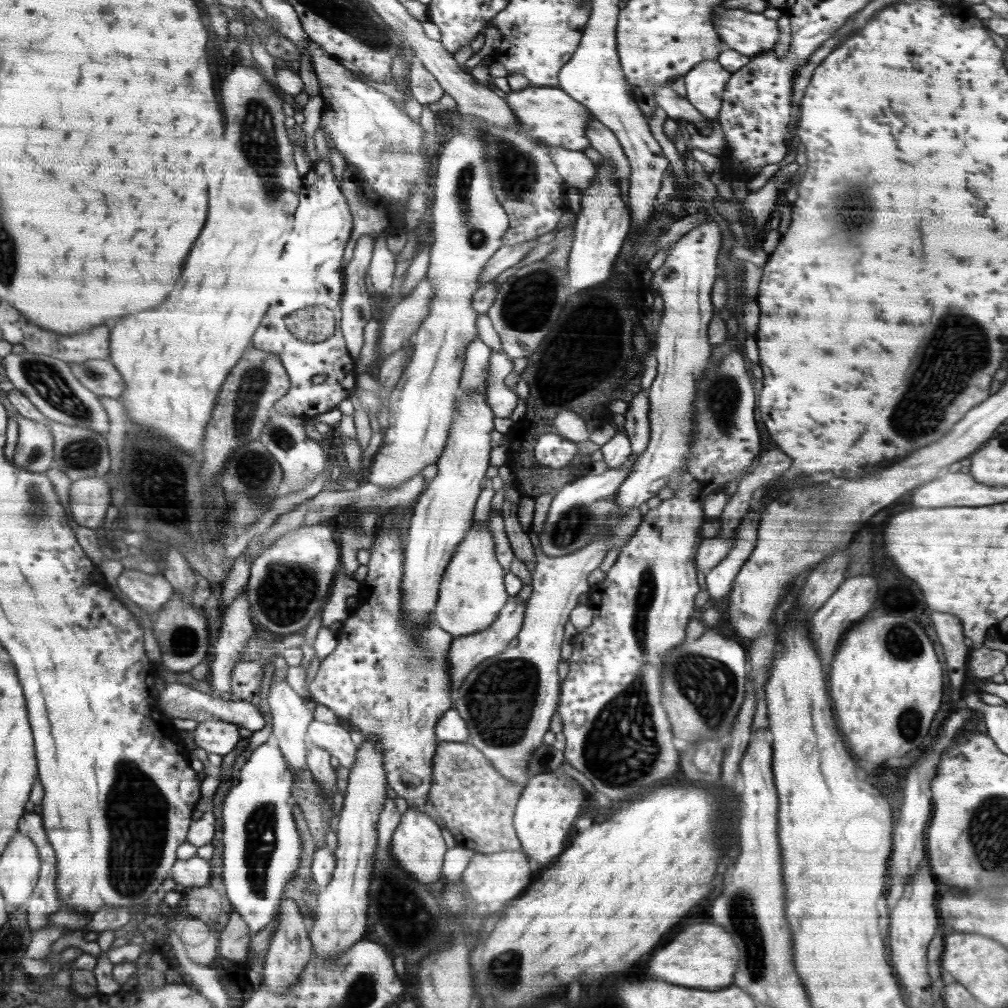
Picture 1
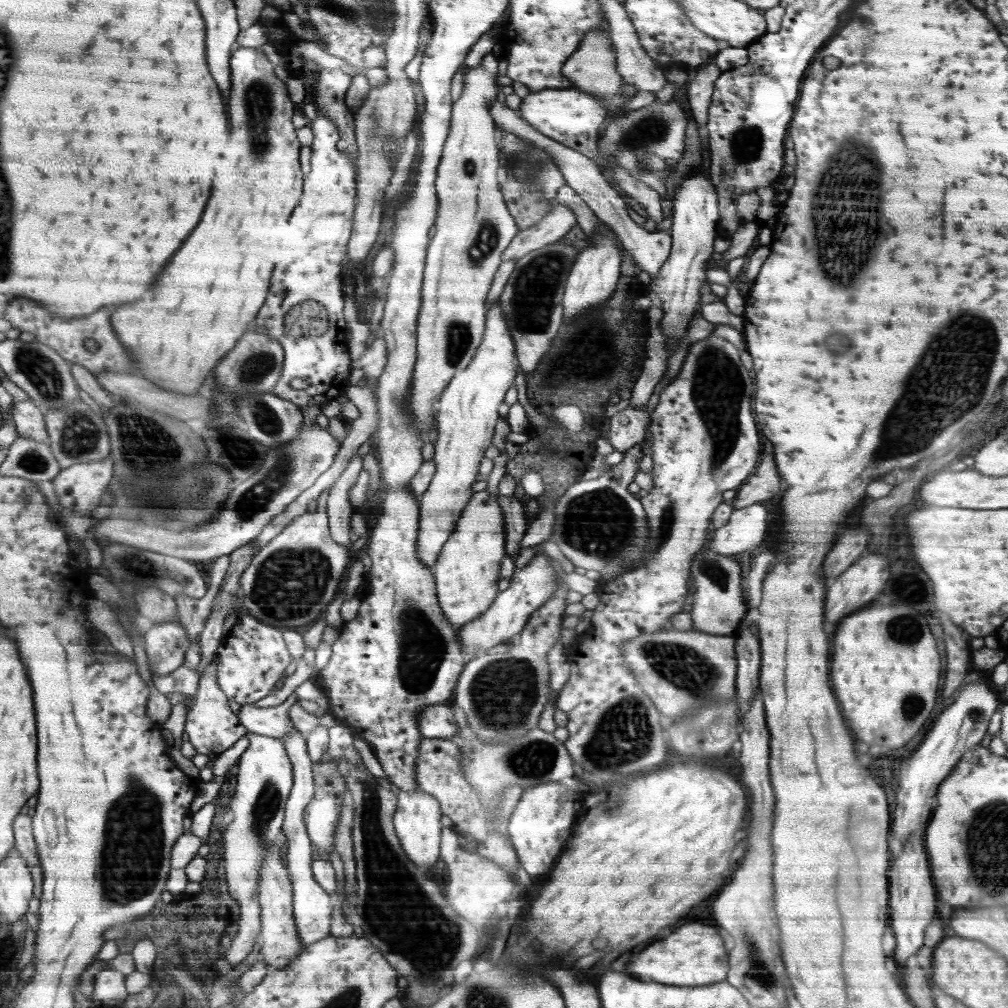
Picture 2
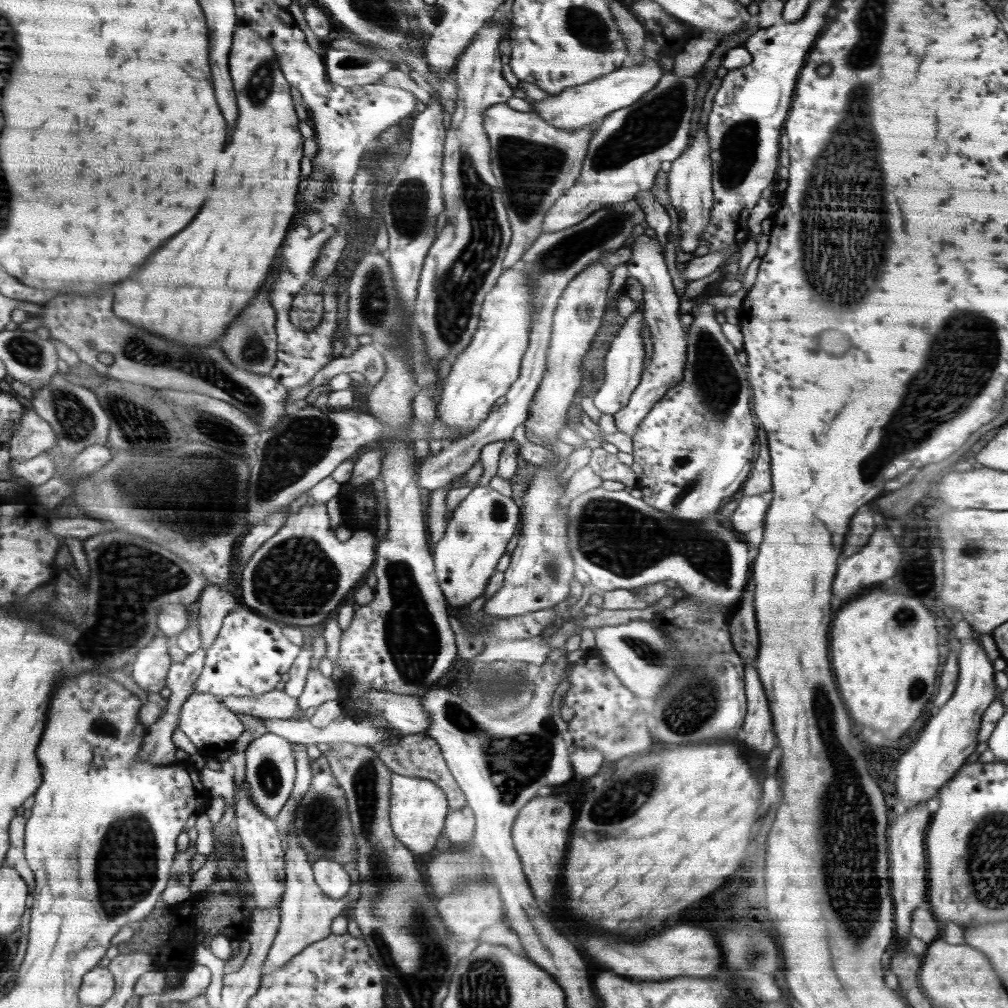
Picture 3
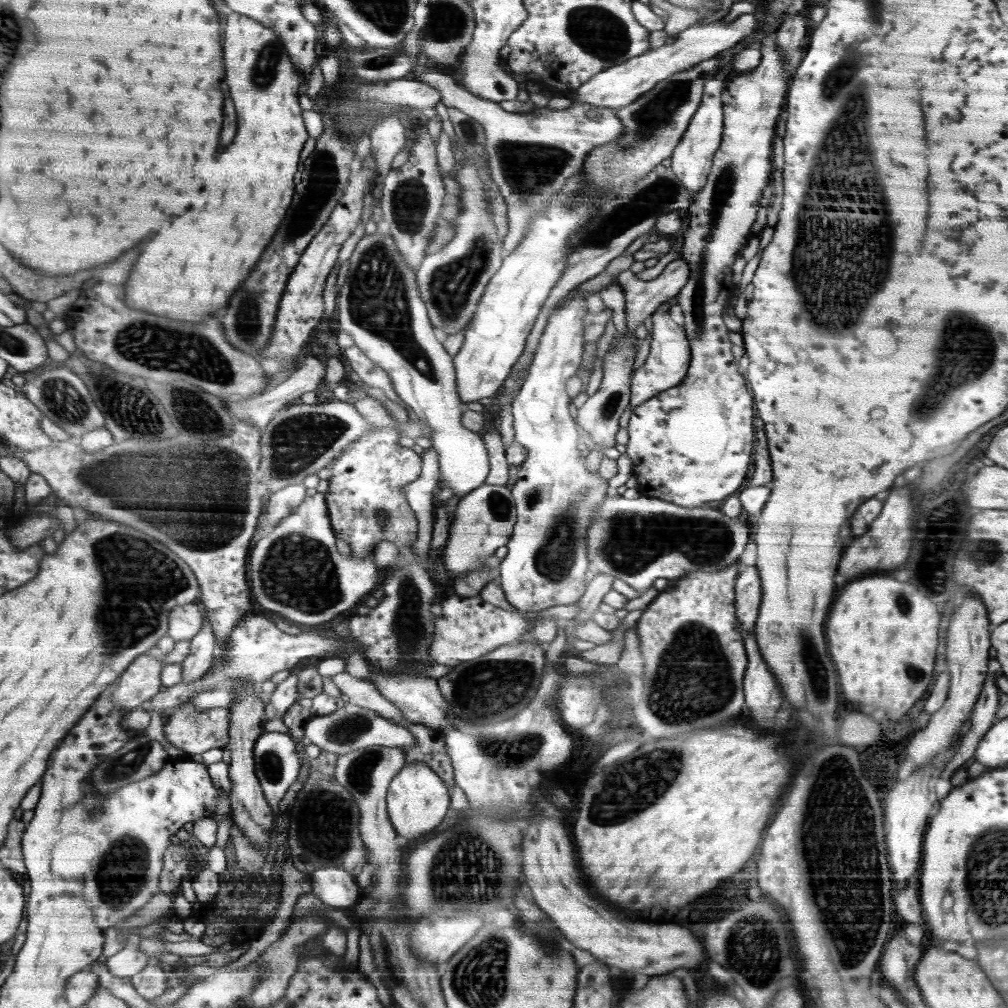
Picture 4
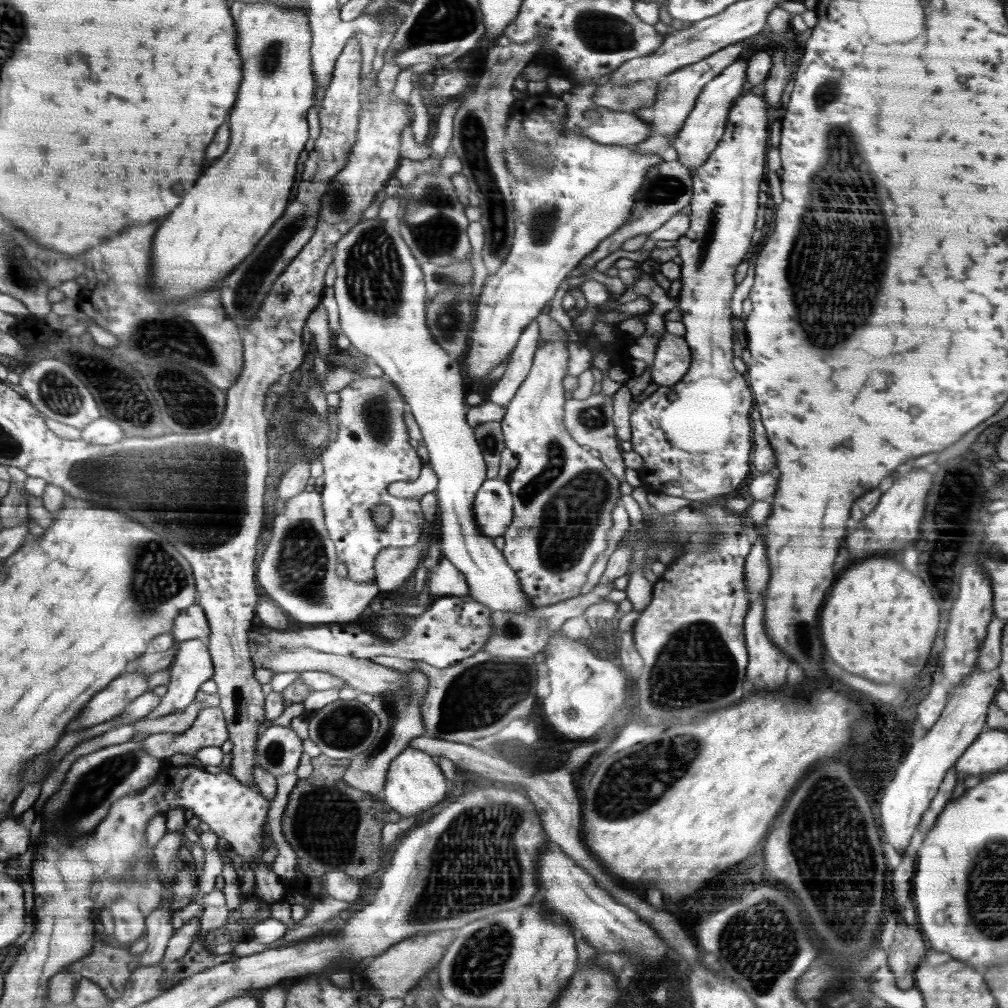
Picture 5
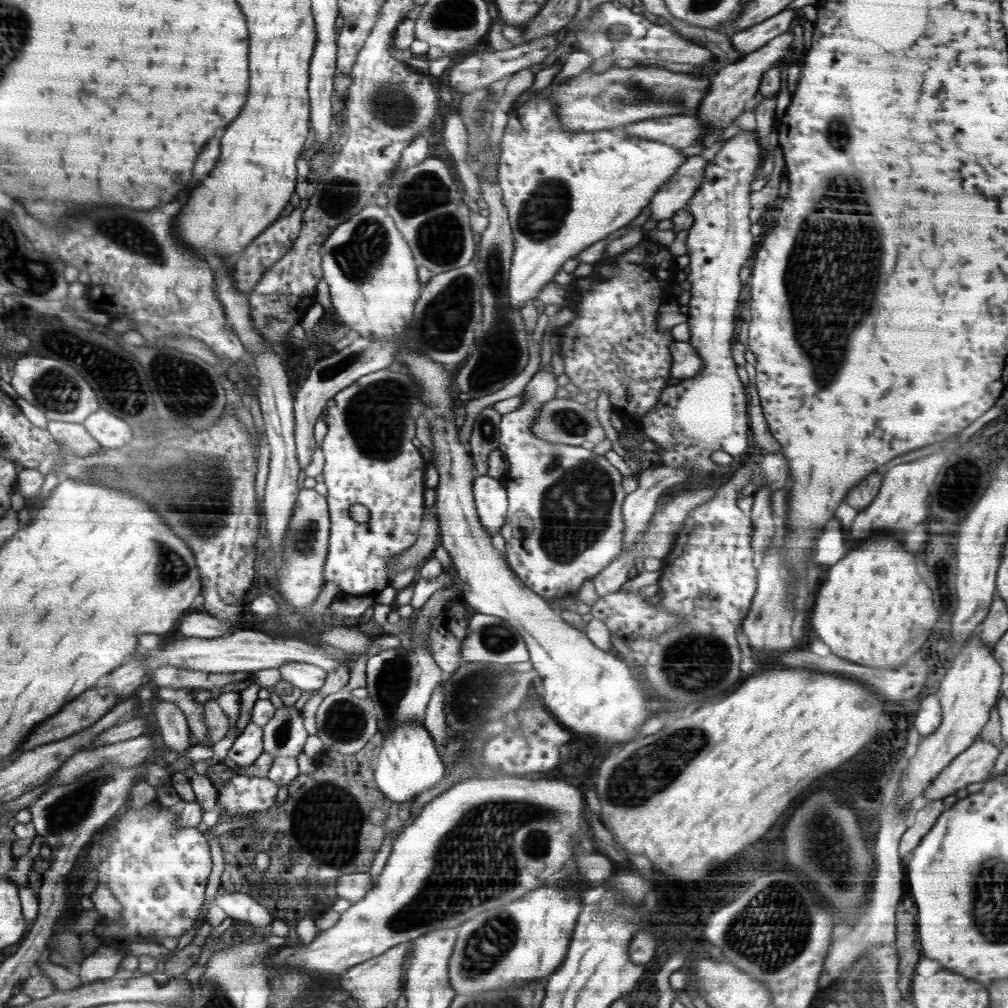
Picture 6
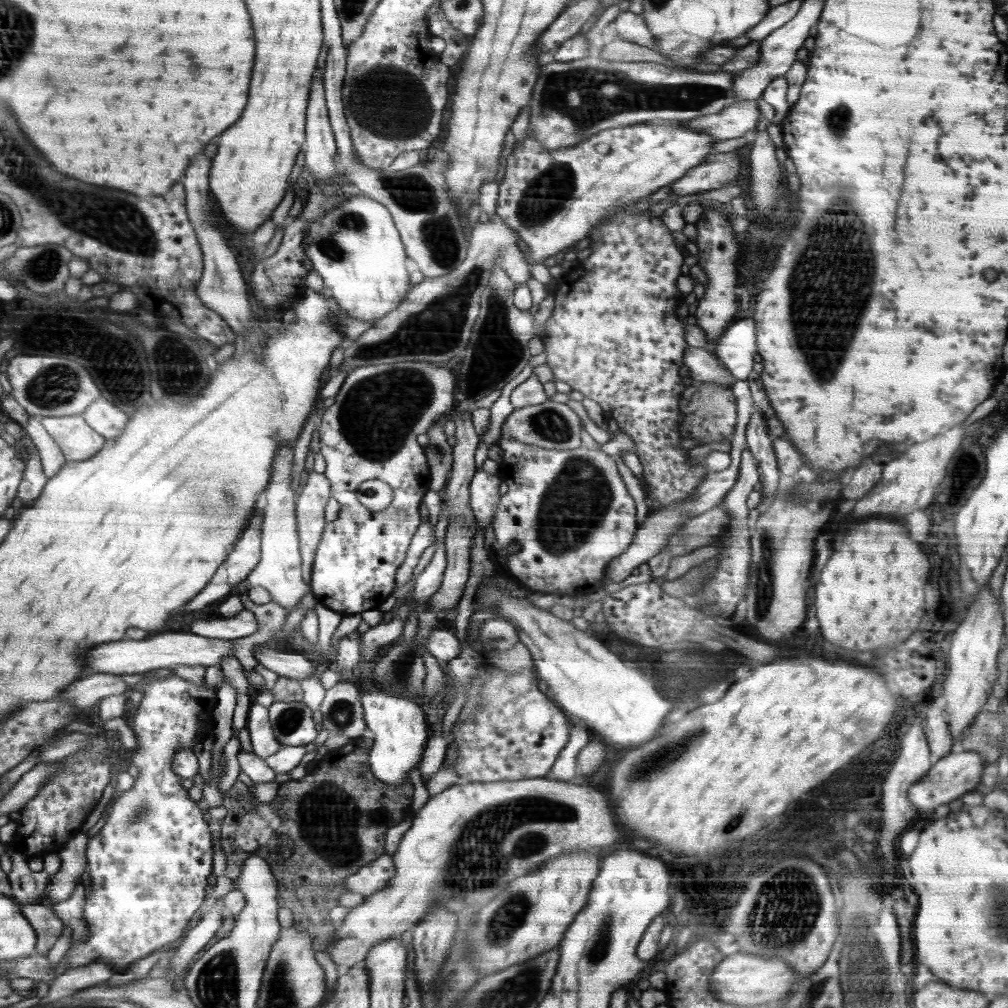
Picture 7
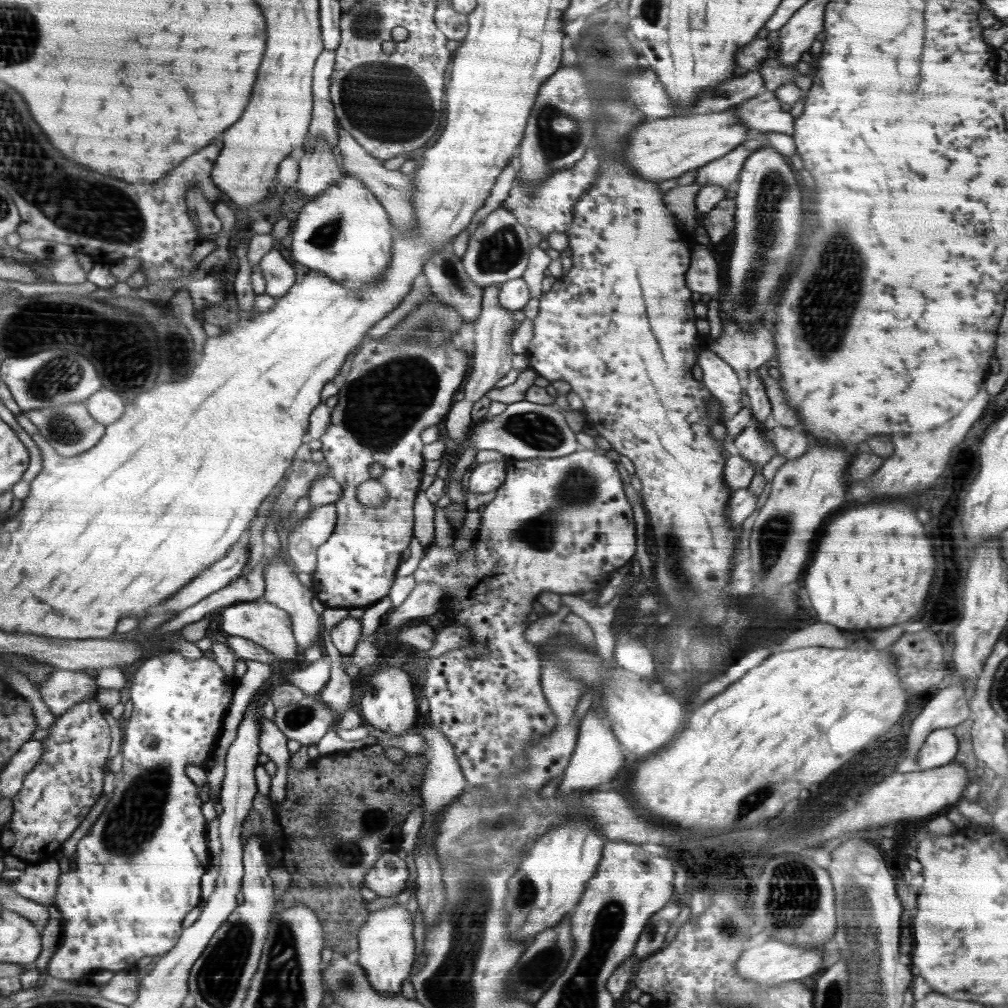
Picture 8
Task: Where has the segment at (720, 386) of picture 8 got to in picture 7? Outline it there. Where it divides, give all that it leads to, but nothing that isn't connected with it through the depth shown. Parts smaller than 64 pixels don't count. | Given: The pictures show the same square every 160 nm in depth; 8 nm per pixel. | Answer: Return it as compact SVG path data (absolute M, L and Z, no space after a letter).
M690 347L685 350L684 364L688 366L690 376L703 383L714 383L732 388L736 378L714 355L705 348Z

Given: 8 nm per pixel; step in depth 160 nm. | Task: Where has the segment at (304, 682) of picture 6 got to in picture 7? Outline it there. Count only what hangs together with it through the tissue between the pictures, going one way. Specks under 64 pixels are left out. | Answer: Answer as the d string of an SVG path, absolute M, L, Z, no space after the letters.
M258 647L253 651L256 660L264 668L276 672L279 676L300 681L312 676L314 666L299 652L285 653L274 649Z

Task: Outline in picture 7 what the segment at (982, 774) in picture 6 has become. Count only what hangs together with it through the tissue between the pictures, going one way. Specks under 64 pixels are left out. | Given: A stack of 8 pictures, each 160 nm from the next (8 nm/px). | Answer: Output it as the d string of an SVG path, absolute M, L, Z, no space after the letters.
M953 751L929 768L926 774L908 789L908 798L916 810L918 808L934 810L941 804L948 804L952 800L974 791L978 783L981 782L985 765L979 752Z

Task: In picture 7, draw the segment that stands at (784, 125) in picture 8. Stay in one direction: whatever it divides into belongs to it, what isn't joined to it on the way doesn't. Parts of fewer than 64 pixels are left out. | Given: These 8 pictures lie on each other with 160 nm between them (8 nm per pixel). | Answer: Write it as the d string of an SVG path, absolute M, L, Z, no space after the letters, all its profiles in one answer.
M736 100L718 114L694 118L681 124L685 124L689 130L712 134L719 141L744 136L746 132L755 130L762 118L757 100Z

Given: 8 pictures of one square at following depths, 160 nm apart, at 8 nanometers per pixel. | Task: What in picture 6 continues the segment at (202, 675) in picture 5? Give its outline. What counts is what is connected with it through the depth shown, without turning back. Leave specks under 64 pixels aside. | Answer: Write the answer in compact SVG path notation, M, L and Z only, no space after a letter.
M162 701L153 706L154 718L160 726L160 736L170 752L180 754L180 759L172 764L175 772L181 772L184 768L192 766L185 752L192 748L189 735L189 724L186 715L180 707L173 702Z

